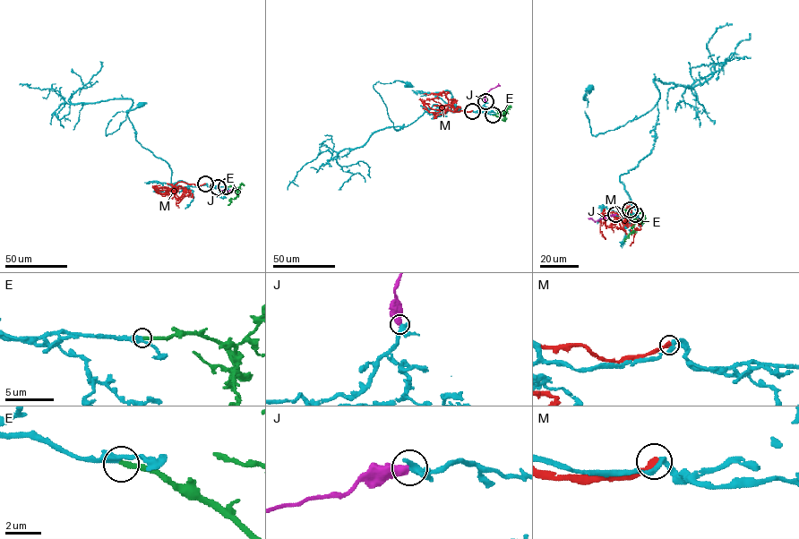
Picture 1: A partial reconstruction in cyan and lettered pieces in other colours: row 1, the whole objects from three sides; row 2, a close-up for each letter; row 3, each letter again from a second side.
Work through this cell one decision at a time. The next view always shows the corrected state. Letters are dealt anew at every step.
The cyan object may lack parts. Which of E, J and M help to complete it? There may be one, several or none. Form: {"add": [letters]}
{"add": ["E"]}

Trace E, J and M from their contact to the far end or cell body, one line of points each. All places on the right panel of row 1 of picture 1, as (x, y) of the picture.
E: (636, 214), (643, 214), (645, 220), (636, 221), (634, 232), (625, 241)
J: (615, 214), (597, 221), (590, 216)
M: (630, 209), (631, 212), (629, 206), (628, 213), (624, 214), (603, 213), (601, 221), (603, 222), (604, 216)

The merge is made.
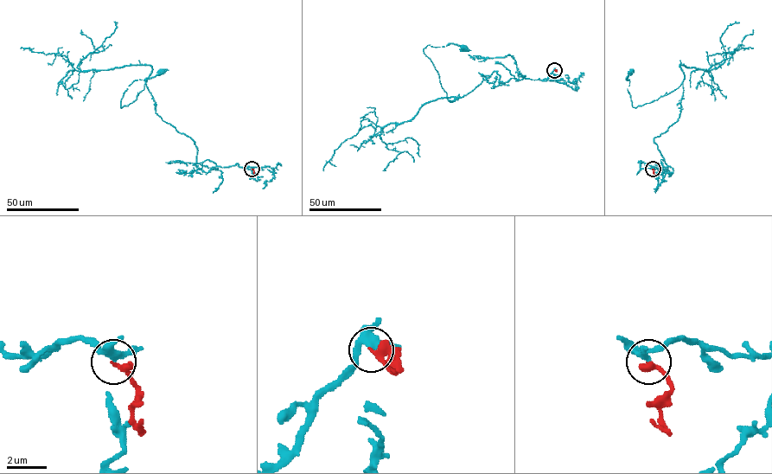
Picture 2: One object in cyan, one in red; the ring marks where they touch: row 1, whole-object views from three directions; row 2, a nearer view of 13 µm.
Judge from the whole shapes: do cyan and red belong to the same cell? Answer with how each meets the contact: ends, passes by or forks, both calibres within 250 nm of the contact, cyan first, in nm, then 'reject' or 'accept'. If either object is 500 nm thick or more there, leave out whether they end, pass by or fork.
cyan forks; red ends; calibres 260 and 380 nm; accept

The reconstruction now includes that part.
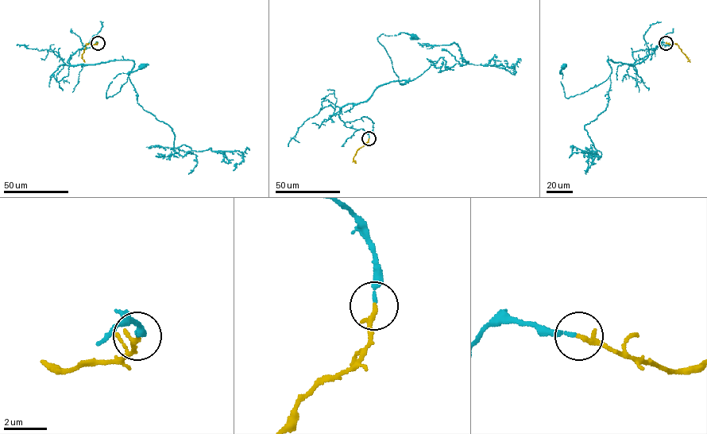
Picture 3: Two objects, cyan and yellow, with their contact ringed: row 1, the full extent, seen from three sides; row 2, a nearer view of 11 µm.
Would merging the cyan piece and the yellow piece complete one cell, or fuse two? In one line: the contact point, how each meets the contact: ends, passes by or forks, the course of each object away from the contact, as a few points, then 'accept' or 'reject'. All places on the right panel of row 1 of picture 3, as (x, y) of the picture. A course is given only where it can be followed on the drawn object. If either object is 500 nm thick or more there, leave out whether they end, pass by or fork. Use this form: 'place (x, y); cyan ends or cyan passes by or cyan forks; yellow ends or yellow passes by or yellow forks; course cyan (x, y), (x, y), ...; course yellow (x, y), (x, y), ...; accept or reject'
place (666, 43); cyan ends; yellow ends; course cyan (666, 43), (634, 65), (608, 60), (612, 71), (606, 80), (568, 98), (559, 72), (565, 66); course yellow (666, 43), (676, 44), (689, 62); accept

